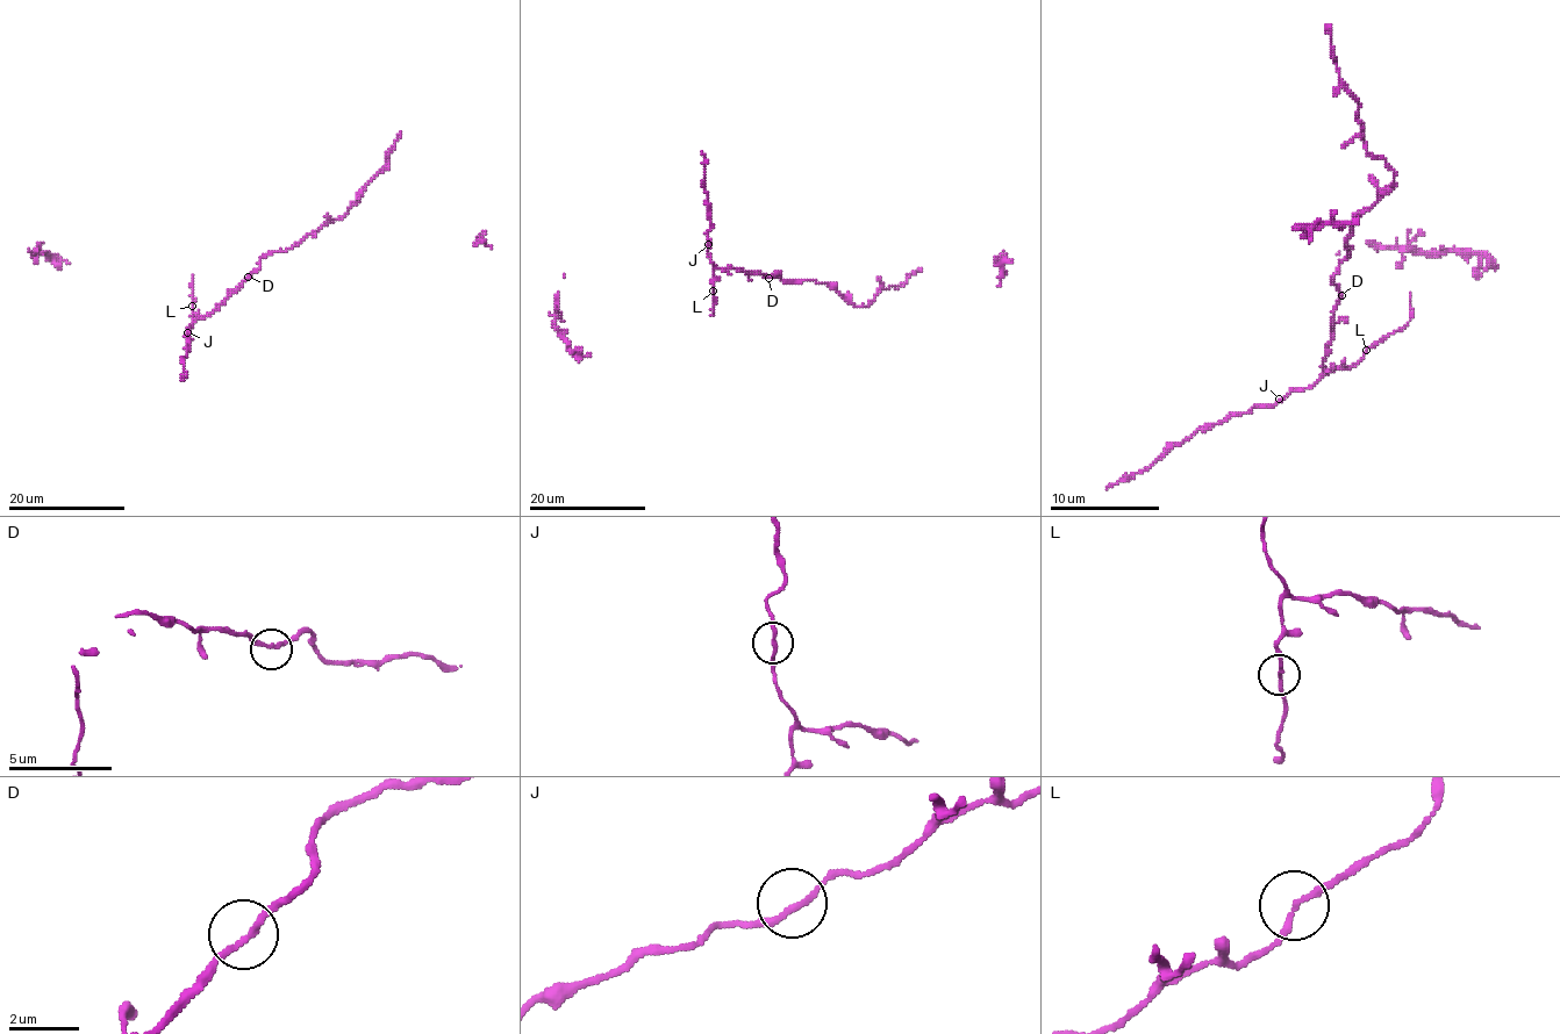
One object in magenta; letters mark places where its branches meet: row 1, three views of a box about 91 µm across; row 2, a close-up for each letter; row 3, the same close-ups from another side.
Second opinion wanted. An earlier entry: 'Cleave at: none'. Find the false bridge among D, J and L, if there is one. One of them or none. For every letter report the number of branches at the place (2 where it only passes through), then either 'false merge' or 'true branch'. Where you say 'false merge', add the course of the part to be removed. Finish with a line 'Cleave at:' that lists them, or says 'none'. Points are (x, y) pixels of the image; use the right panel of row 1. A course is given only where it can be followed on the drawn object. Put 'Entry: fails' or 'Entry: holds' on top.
Entry: holds
D: 2 | true branch
J: 2 | true branch
L: 2 | true branch
Cleave at: none

